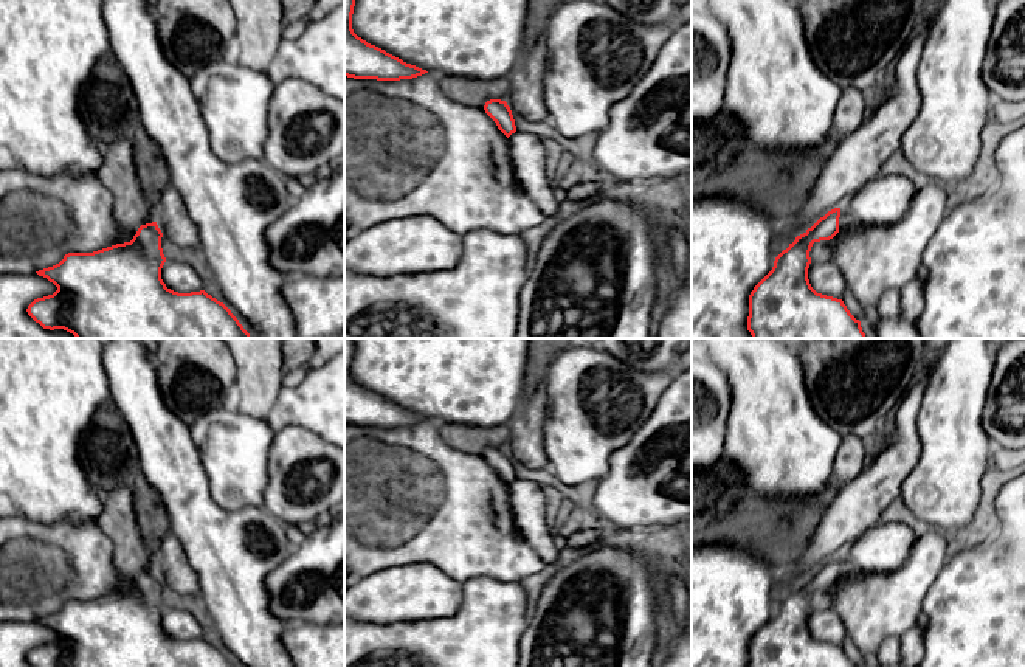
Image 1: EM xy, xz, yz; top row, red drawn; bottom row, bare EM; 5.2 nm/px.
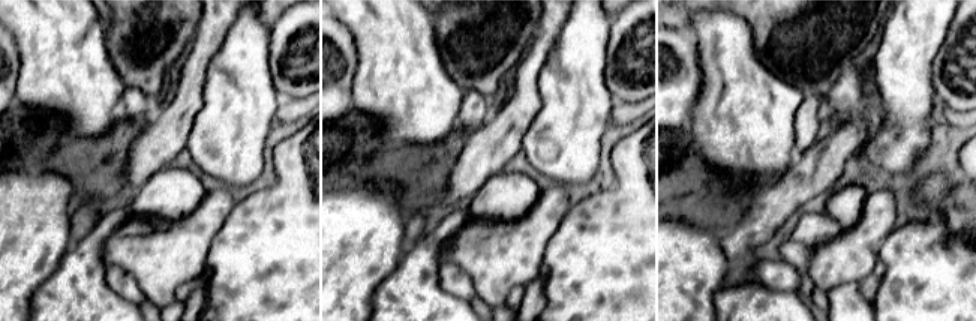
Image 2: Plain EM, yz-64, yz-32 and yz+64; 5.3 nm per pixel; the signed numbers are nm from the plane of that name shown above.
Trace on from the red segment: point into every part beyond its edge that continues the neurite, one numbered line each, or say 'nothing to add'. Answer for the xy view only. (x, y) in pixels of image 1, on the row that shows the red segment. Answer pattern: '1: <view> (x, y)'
nothing to add

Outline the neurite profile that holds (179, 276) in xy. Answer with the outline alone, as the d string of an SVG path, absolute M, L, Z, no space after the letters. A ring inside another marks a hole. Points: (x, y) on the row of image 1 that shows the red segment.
M166 261L161 268L161 279L167 289L178 293L203 290L203 281L198 273L183 262Z

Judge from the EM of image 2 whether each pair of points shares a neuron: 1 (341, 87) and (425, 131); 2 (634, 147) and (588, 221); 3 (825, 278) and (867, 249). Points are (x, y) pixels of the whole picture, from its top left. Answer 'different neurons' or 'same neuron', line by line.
1: different neurons
2: same neuron
3: same neuron

